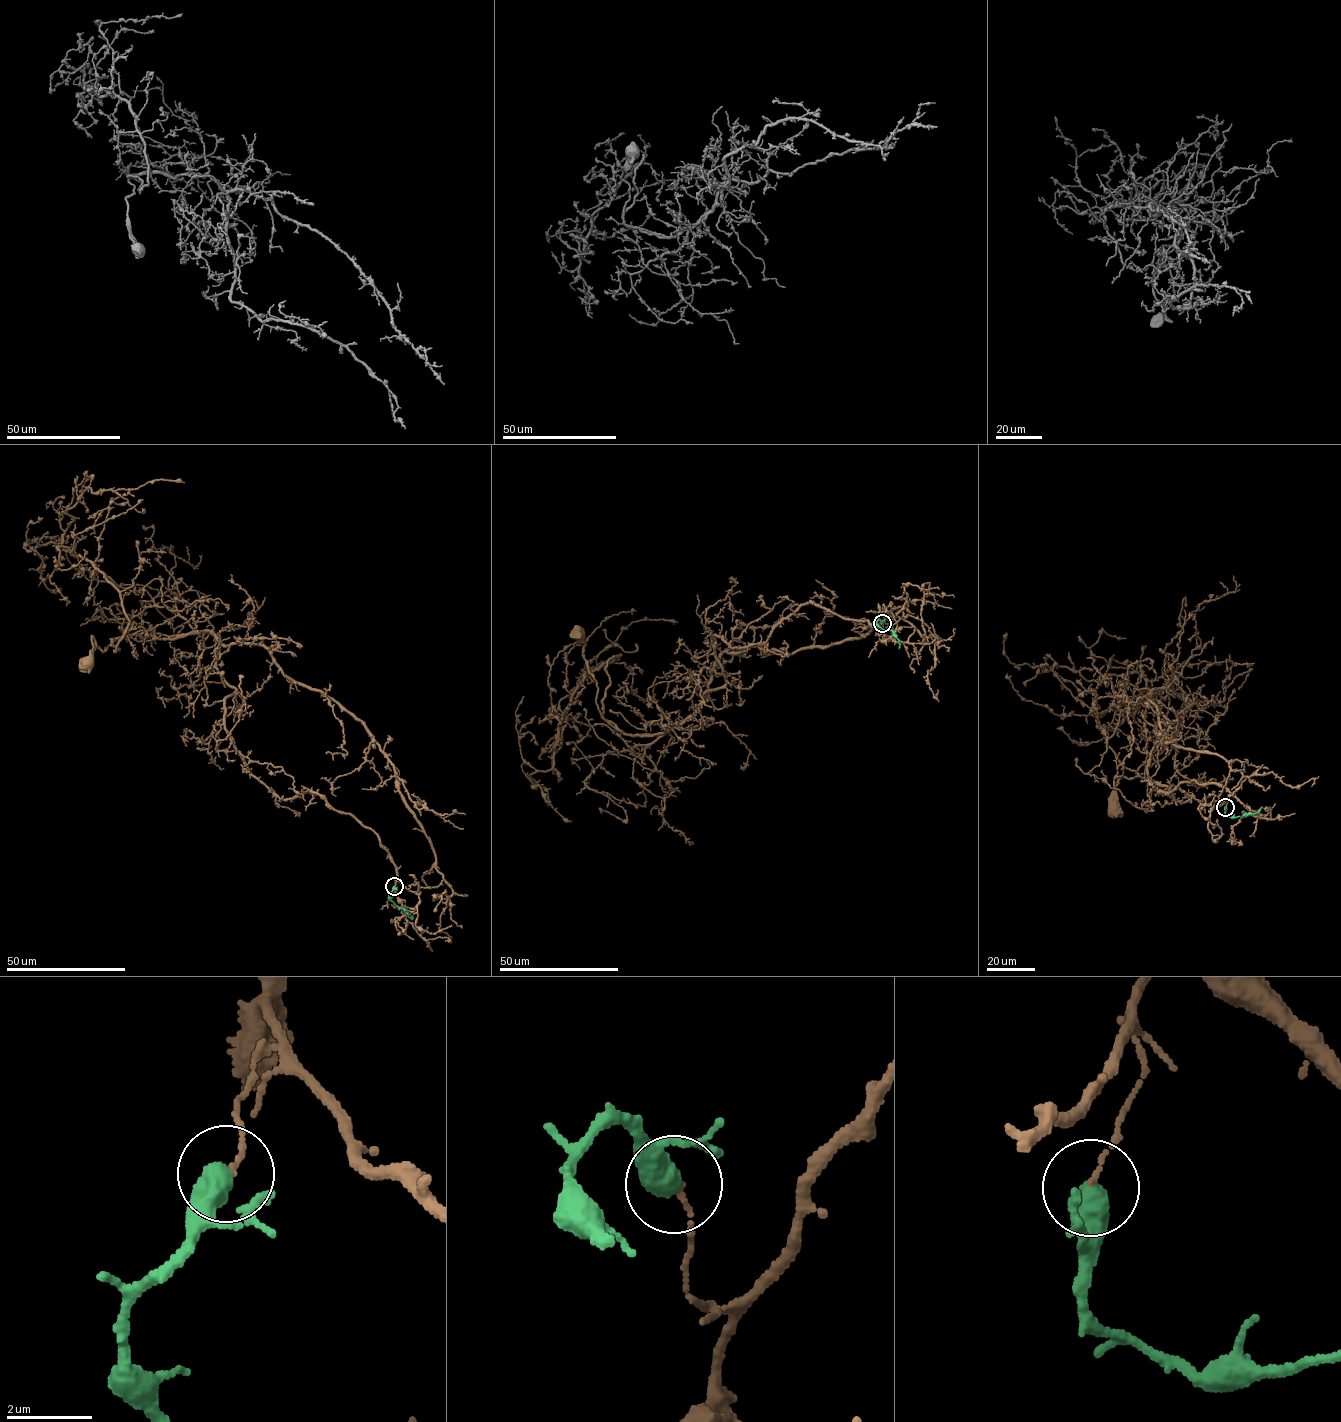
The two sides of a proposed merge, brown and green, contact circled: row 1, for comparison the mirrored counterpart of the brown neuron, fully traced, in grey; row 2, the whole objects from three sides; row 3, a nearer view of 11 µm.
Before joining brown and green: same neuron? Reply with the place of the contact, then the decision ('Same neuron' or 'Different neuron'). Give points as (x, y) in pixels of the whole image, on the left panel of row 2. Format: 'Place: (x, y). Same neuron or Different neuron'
Place: (394, 886). Different neuron

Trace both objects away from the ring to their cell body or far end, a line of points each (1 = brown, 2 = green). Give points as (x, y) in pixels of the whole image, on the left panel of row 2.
1: (394, 886), (374, 832), (252, 774), (215, 633), (93, 637), (87, 660)
2: (394, 886), (389, 894), (390, 900), (411, 918), (412, 915)

